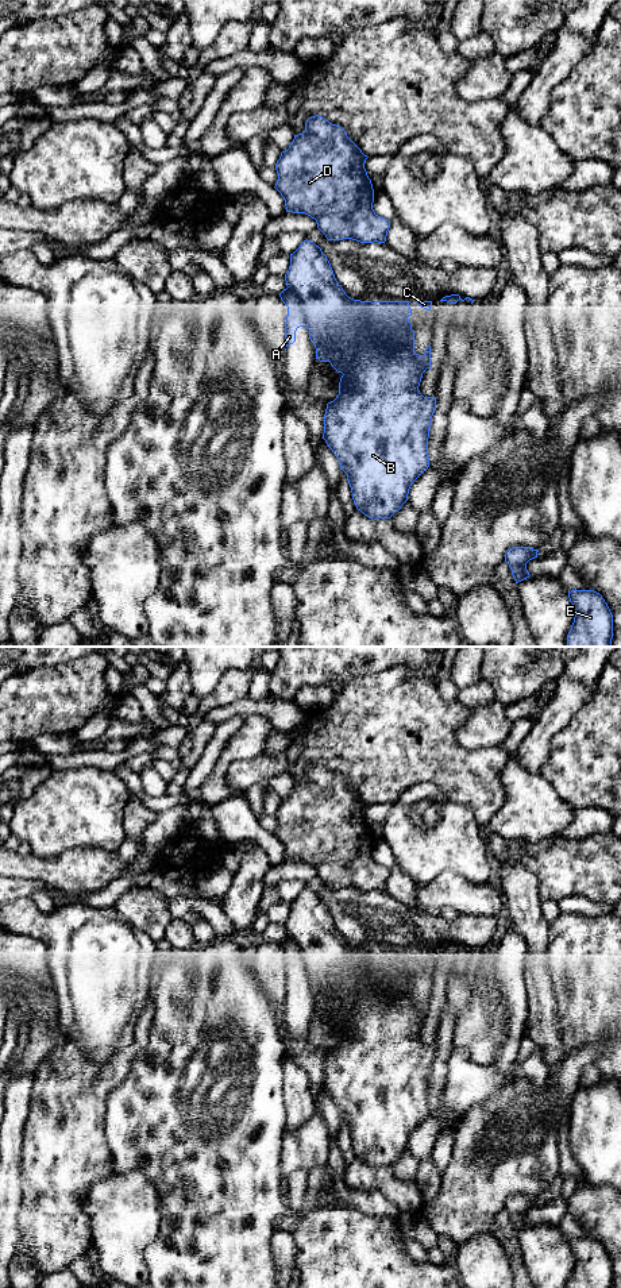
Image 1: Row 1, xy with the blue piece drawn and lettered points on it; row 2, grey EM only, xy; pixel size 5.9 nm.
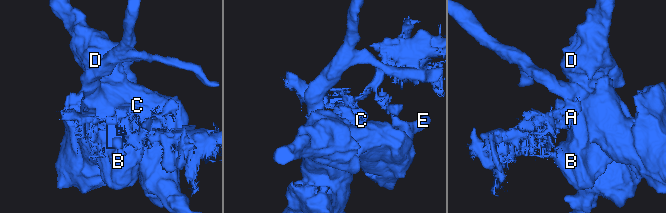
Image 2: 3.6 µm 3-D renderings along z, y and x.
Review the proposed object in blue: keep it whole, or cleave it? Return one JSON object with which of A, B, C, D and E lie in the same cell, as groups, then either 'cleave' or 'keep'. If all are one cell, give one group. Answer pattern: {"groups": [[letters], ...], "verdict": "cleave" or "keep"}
{"groups": [["A", "C", "D", "E"], ["B"]], "verdict": "cleave"}

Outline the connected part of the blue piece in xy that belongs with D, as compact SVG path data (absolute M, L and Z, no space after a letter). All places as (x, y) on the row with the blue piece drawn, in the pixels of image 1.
M316 115L306 120L305 131L294 135L289 149L281 153L275 163L278 181L274 188L284 197L286 212L315 219L328 240L385 243L390 221L373 209L374 189L364 169L367 158L340 126Z

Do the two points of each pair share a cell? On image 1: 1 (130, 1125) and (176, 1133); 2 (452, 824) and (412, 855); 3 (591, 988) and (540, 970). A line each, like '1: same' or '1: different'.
1: same
2: same
3: different

